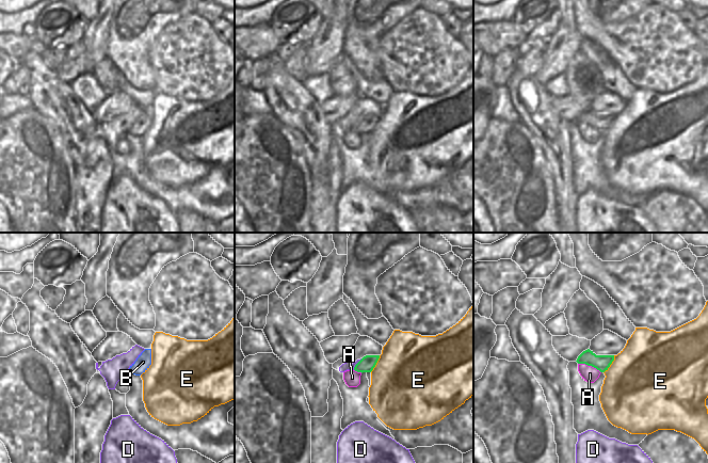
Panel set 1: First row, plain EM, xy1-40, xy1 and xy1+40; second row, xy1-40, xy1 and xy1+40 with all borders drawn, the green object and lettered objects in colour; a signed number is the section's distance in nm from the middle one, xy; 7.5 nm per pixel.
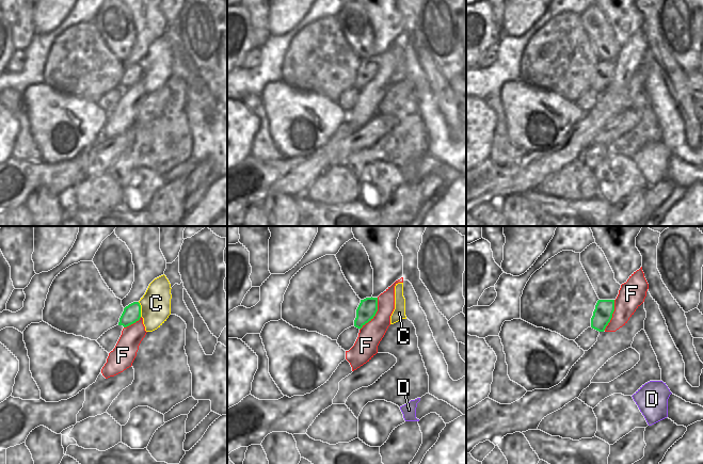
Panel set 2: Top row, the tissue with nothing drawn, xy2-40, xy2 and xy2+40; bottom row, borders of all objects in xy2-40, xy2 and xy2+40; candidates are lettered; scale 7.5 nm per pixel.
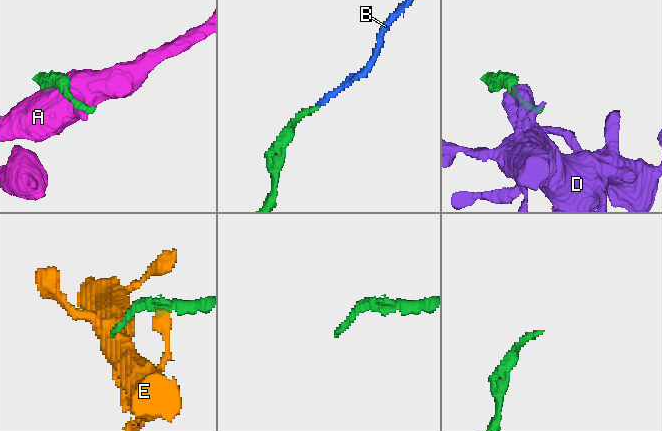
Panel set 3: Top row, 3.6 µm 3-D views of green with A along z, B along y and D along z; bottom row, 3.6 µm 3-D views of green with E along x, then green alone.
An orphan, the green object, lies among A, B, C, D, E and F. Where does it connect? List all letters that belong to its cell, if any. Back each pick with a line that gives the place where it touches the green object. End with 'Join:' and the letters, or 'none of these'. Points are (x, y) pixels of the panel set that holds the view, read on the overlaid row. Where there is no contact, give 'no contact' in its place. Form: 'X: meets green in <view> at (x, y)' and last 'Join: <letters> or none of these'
B: no contact
Join: B

